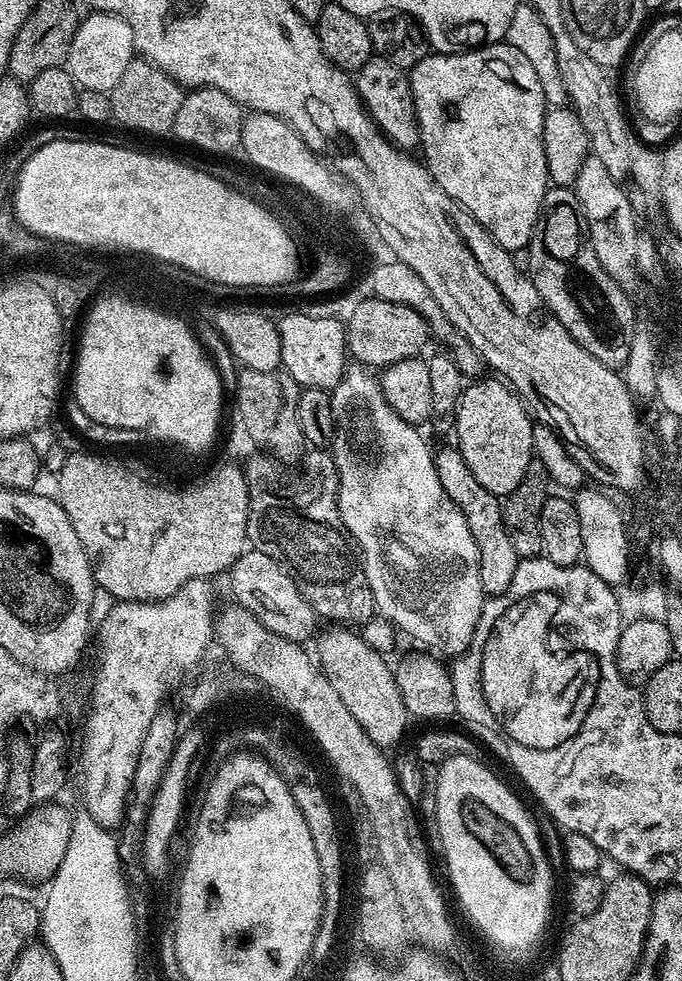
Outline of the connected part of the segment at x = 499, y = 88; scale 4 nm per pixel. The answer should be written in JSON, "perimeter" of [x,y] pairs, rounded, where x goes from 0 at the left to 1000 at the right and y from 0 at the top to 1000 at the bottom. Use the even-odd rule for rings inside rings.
{"perimeter":[[[742,43],[713,45],[707,49],[688,49],[673,53],[648,53],[632,56],[619,58],[604,71],[601,70],[601,83],[610,109],[610,123],[614,126],[614,146],[620,148],[620,151],[623,149],[622,155],[628,158],[625,167],[633,180],[644,186],[648,194],[654,194],[654,198],[660,198],[660,202],[670,204],[746,257],[754,258],[762,253],[774,253],[780,248],[782,241],[786,240],[786,229],[793,227],[798,199],[804,197],[806,191],[801,153],[798,152],[801,103],[795,84],[783,71],[783,67],[774,62],[771,55],[754,51],[754,47],[748,47]]]}

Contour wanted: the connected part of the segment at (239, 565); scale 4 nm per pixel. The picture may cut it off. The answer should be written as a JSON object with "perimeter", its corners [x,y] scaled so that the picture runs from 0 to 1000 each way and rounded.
{"perimeter":[[[359,561],[348,567],[340,574],[337,588],[340,587],[340,606],[346,610],[345,615],[350,619],[370,624],[390,642],[419,650],[428,656],[444,657],[465,647],[466,629],[457,621],[457,616],[437,601],[431,589],[416,576],[409,575],[396,565],[384,565],[374,561]]]}

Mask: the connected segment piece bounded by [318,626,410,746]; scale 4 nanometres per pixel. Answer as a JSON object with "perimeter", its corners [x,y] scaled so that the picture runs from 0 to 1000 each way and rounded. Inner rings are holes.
{"perimeter":[[[504,638],[494,640],[499,640],[494,644],[471,643],[466,648],[466,677],[475,690],[481,692],[484,699],[490,699],[490,703],[496,703],[496,712],[507,716],[507,724],[513,724],[525,740],[547,757],[556,760],[584,757],[592,750],[592,741],[601,737],[601,731],[589,716],[589,707],[584,707],[576,682],[572,677],[569,681],[563,674],[567,672],[559,666],[543,663],[543,659],[537,659],[534,651],[521,643]]]}

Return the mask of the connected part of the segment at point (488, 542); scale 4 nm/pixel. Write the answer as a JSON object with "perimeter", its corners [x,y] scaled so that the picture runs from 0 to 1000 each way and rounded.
{"perimeter":[[[658,455],[658,457],[644,458],[641,456],[636,468],[642,487],[654,504],[660,504],[663,511],[674,517],[683,528],[683,536],[689,536],[689,544],[695,544],[695,557],[701,557],[701,589],[707,589],[711,604],[739,603],[754,589],[760,555],[748,548],[739,535],[735,511],[724,504],[718,504],[718,499],[713,499],[713,495],[707,495],[707,491],[701,491],[695,483],[689,483],[689,475],[683,475],[673,457]]]}

